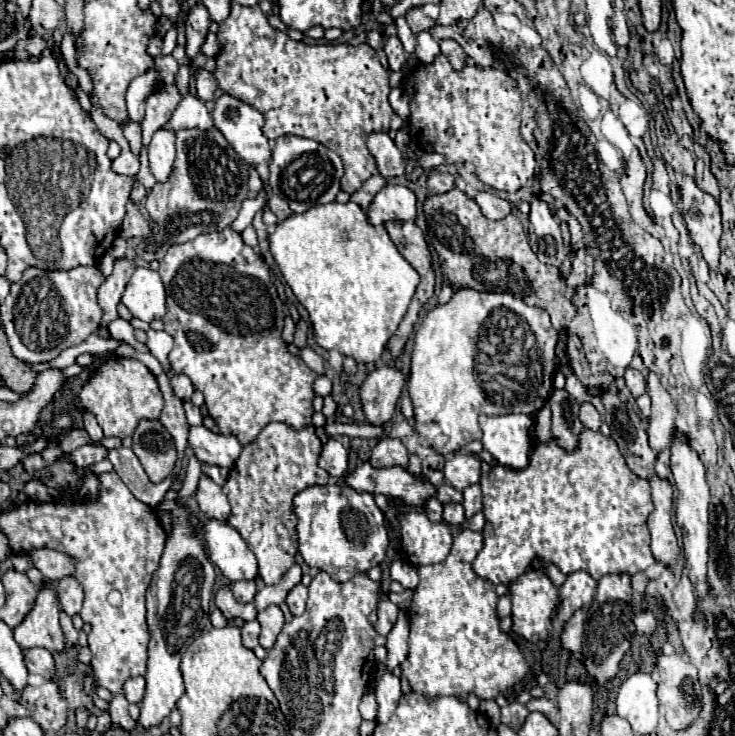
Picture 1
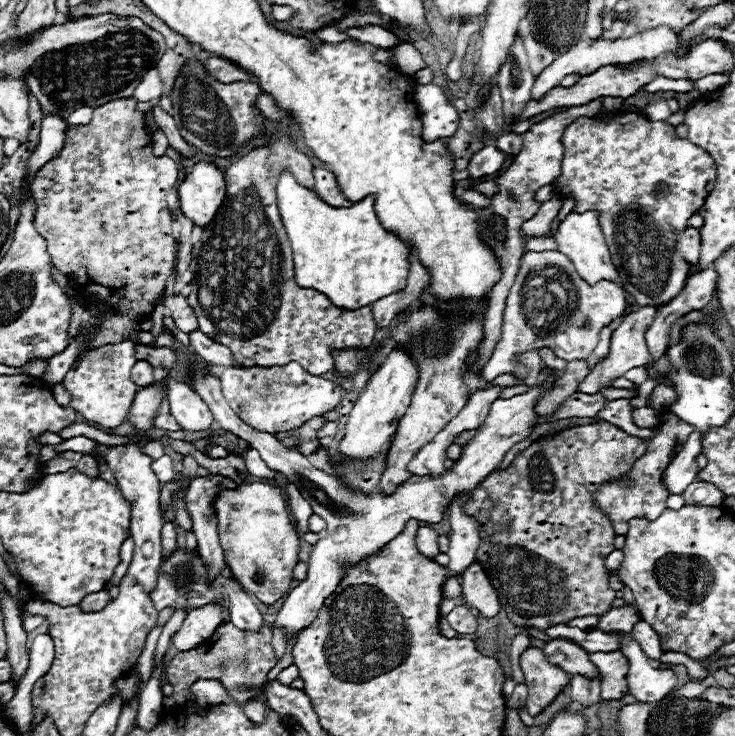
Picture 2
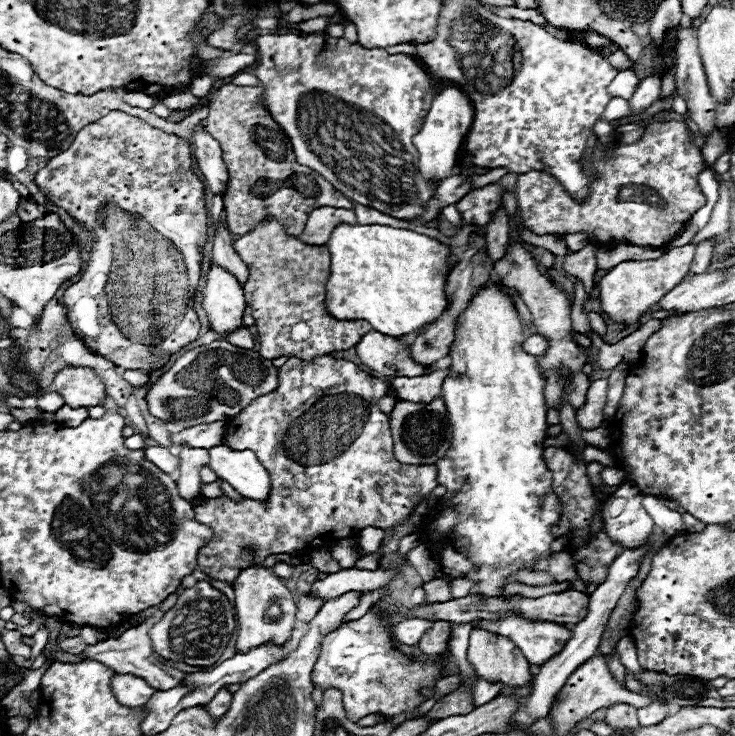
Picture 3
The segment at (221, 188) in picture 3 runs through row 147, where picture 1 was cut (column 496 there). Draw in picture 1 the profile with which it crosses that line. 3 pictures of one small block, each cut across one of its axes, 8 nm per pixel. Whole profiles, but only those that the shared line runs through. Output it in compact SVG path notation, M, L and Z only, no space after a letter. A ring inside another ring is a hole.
M480 190L474 200L476 200L476 204L480 206L482 214L484 214L486 218L490 218L490 220L500 220L500 218L504 218L506 214L510 214L510 202L502 200L502 198L500 198L498 194L494 194L494 192Z

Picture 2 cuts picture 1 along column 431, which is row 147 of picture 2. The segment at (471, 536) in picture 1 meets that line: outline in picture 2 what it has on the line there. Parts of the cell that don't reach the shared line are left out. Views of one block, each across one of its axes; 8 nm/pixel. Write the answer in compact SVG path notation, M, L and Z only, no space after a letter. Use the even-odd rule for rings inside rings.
M636 112L618 114L608 124L598 118L578 118L564 130L562 144L566 150L562 160L562 174L554 182L558 194L574 198L576 212L600 212L600 226L606 236L612 262L616 264L620 284L634 298L634 302L640 308L664 306L682 290L690 274L690 264L674 250L676 236L670 236L670 232L686 230L686 220L696 214L714 188L714 160L710 154L706 154L706 150L694 146L688 138L678 138L674 126L668 122L652 122Z

